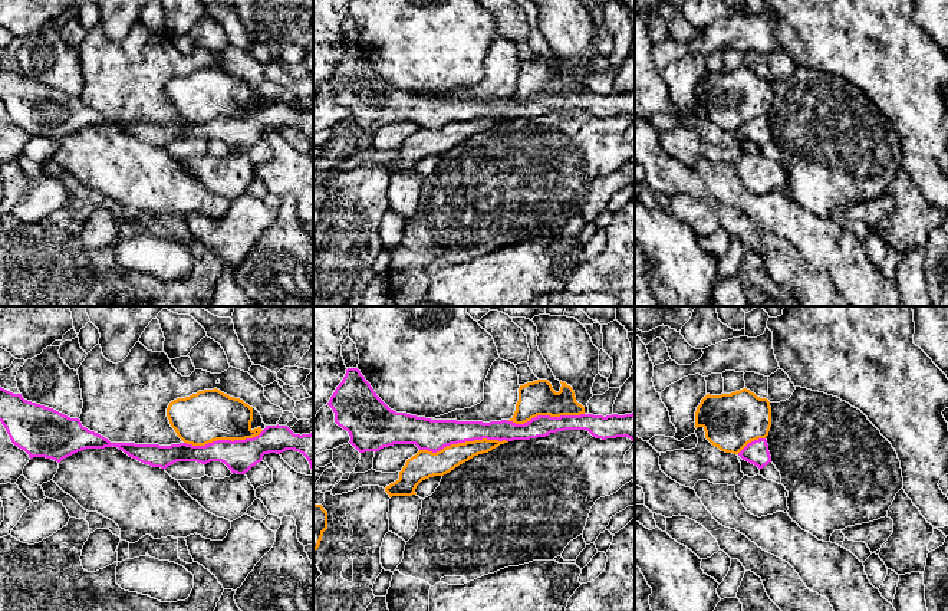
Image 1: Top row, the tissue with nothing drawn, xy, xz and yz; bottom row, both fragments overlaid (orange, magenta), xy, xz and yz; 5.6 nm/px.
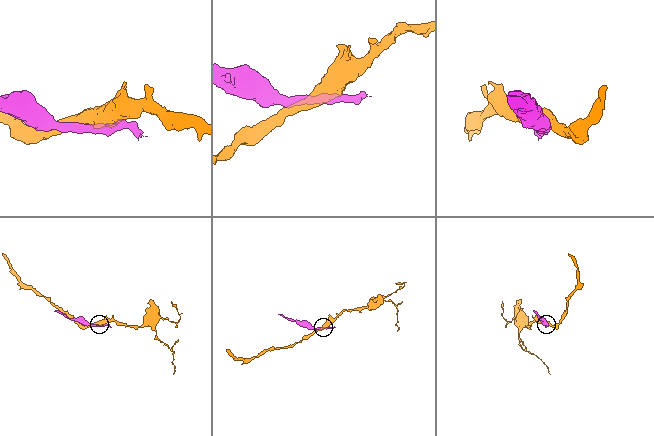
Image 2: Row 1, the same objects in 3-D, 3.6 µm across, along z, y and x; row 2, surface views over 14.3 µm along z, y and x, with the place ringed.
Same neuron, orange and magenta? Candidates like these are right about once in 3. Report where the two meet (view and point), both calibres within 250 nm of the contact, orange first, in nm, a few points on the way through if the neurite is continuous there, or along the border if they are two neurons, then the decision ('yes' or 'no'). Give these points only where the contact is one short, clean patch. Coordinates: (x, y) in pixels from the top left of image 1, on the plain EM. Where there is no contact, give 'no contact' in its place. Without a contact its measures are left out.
xz (463, 121) | 160/180 nm | no

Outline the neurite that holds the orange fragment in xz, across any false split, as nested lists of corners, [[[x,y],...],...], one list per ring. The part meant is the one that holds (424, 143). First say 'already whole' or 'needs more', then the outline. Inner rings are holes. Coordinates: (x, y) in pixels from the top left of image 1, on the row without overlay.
already whole | [[[483,116],[451,122],[437,131],[419,128],[415,134],[406,138],[399,150],[399,157],[386,164],[385,170],[389,175],[417,173],[415,167],[422,158],[434,154],[444,154],[474,134],[488,131],[504,121],[508,119]]]

